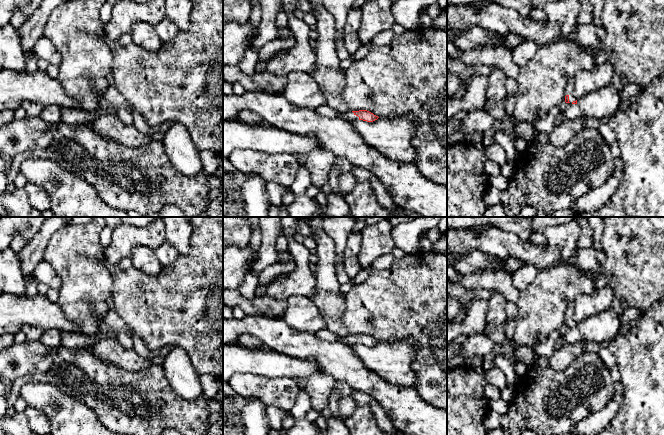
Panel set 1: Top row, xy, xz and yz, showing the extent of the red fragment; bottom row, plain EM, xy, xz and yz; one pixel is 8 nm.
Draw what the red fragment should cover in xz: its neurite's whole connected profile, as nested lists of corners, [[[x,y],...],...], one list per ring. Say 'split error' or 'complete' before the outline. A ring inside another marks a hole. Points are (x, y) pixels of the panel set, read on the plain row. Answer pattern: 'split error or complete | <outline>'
split error | [[[327,328],[316,332],[315,335],[322,340],[327,340],[329,342],[340,341],[348,346],[357,345],[357,344],[373,346],[379,342],[378,340],[374,339],[373,337],[367,334],[359,334],[359,335],[349,334],[344,337],[339,337]]]

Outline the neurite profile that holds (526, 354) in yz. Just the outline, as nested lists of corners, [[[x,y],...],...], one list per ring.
[[[514,341],[506,342],[503,350],[505,354],[511,356],[515,361],[523,362],[527,367],[532,366],[538,357],[533,347],[518,345]]]

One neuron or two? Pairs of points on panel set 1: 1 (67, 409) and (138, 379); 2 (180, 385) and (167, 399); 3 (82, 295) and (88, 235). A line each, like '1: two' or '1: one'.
1: two
2: two
3: one

